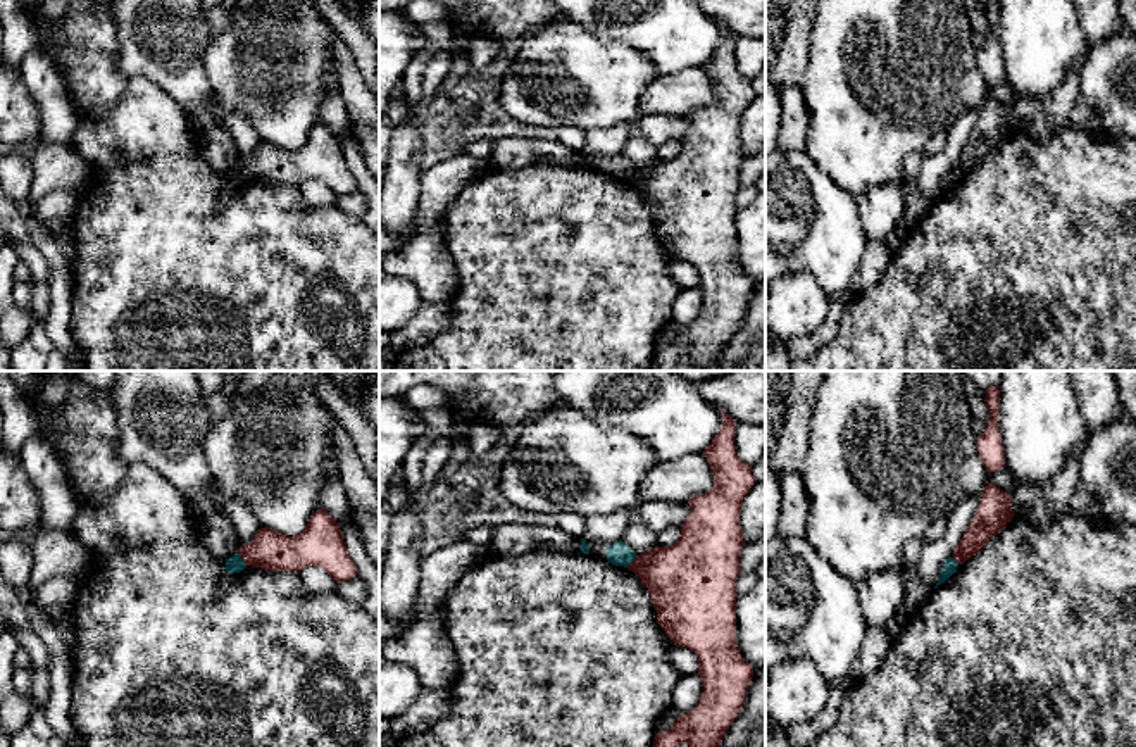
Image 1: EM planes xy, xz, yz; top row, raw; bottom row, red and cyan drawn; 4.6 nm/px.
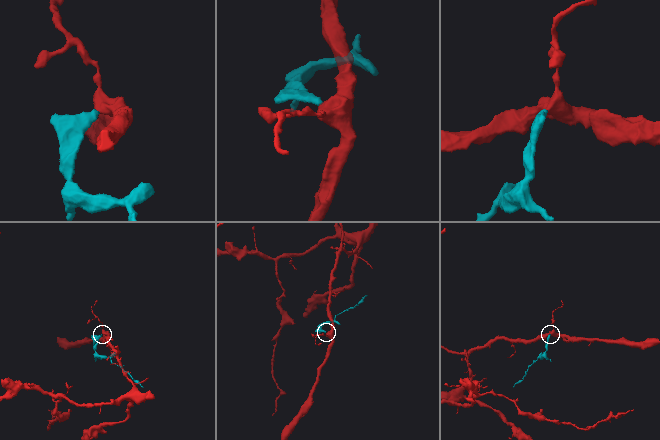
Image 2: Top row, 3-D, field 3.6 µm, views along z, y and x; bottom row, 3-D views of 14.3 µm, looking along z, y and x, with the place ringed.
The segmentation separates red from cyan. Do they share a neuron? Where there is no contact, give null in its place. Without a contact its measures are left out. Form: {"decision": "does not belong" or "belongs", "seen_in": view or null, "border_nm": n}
{"decision": "does not belong", "seen_in": "xy", "border_nm": 80}

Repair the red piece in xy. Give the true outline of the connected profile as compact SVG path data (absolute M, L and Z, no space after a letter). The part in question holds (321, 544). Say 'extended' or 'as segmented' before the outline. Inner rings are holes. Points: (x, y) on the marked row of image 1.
as segmented; M317 509L300 535L281 535L260 528L253 540L240 547L238 554L247 566L265 571L300 573L309 566L322 568L336 583L357 576L357 566L350 559L338 523Z

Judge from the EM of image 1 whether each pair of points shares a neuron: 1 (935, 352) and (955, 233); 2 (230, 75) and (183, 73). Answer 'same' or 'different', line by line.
1: same
2: different

